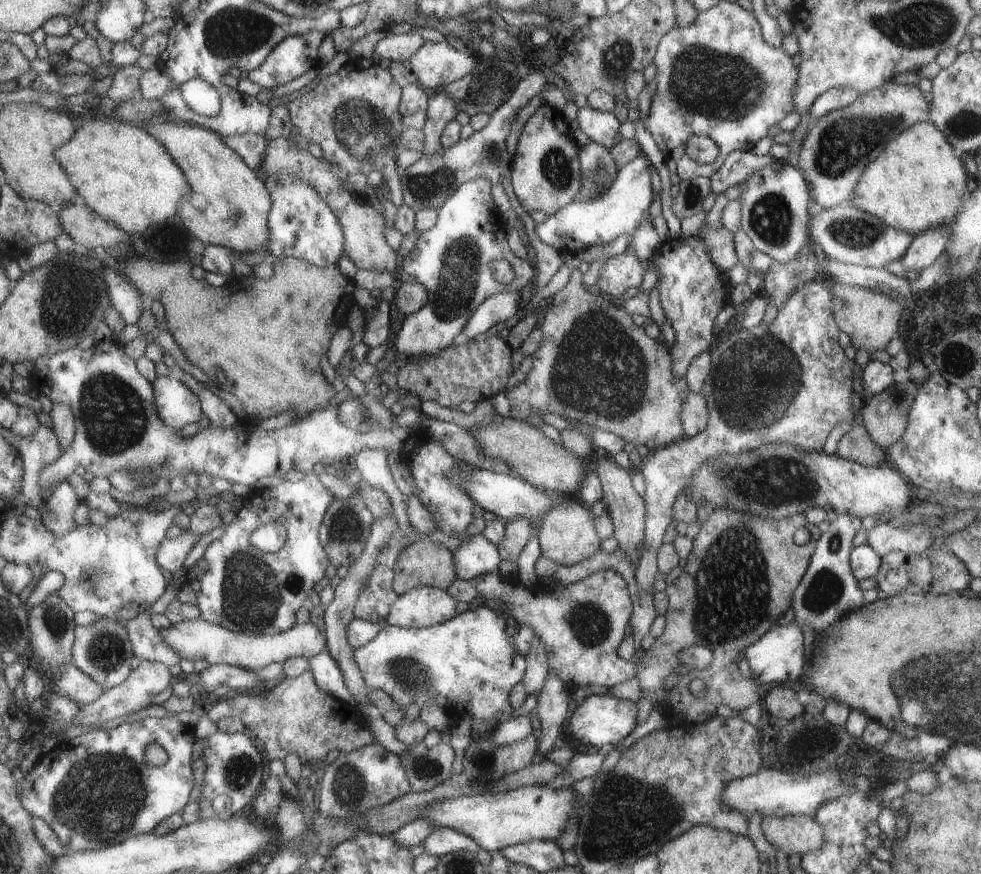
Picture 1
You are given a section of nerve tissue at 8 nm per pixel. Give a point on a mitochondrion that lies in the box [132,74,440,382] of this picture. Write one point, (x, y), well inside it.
(361, 129)

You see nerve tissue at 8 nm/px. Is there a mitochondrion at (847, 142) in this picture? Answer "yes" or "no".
yes

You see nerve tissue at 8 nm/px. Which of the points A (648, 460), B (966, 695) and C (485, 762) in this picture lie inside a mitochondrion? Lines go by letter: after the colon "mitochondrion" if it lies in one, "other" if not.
A: other
B: mitochondrion
C: mitochondrion

